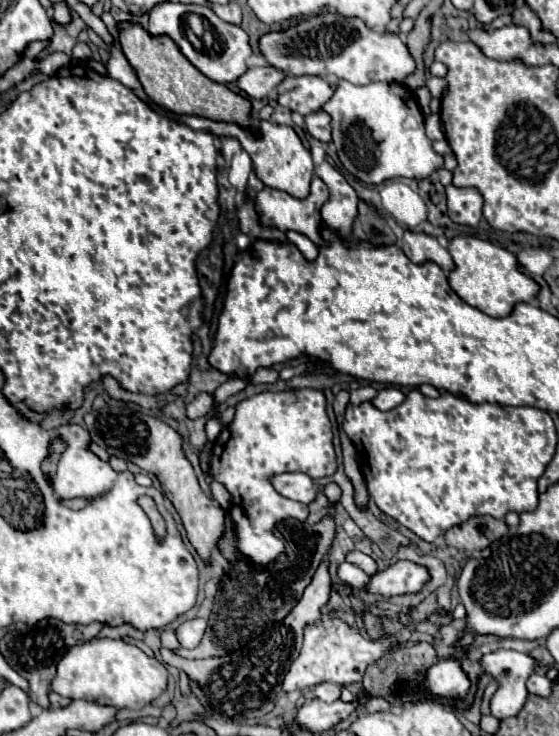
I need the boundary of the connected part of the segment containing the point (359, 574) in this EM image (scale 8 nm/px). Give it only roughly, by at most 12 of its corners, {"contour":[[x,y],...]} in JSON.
{"contour":[[342,563],[338,577],[350,587],[364,585],[364,571]]}

